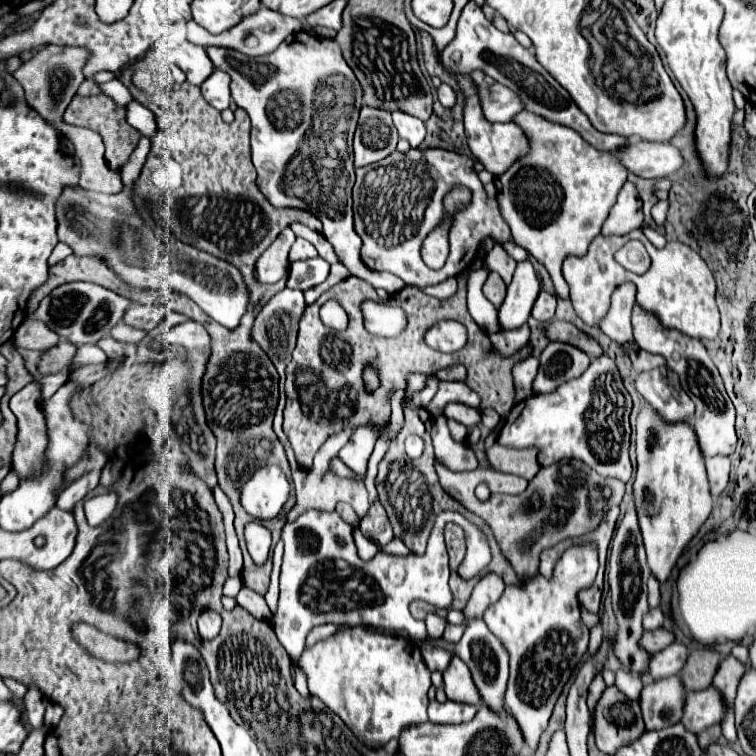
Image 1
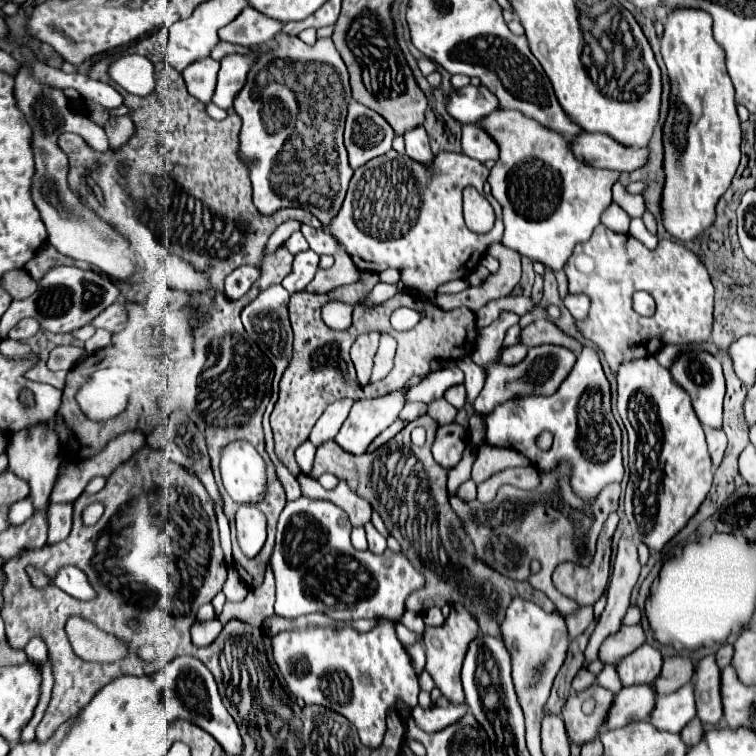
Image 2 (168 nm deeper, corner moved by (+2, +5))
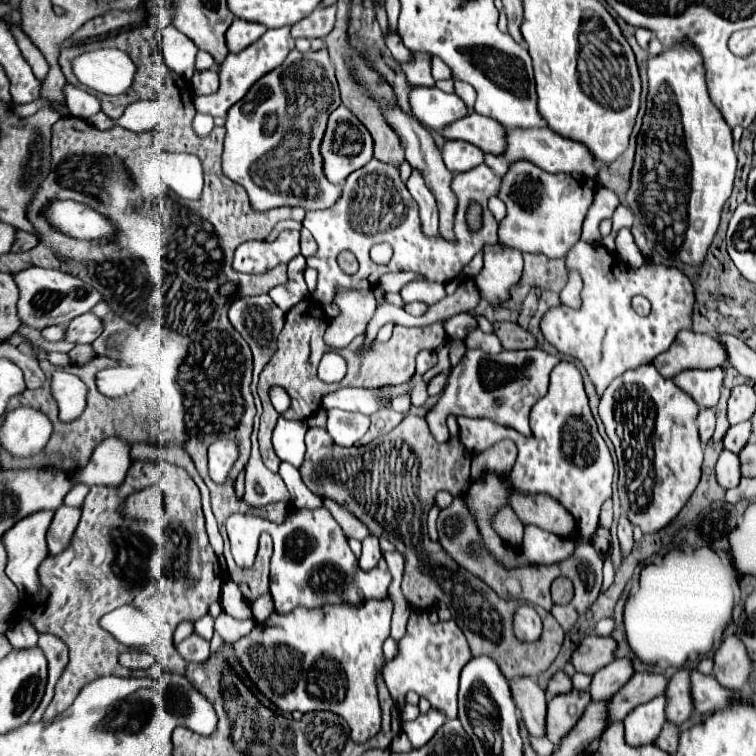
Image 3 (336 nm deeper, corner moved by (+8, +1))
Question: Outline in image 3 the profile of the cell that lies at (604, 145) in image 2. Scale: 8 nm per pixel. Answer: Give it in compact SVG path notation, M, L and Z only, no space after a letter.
M528 128L528 130L510 130L508 132L508 142L506 142L506 150L498 156L494 154L486 154L484 162L498 174L504 176L508 172L508 168L518 162L518 160L528 160L534 166L550 172L550 174L558 174L558 172L576 172L576 174L584 174L584 176L592 176L596 178L598 174L598 166L592 160L592 154L588 152L586 146L582 146L580 142L568 140L568 138L560 138L560 134L552 132L550 128Z

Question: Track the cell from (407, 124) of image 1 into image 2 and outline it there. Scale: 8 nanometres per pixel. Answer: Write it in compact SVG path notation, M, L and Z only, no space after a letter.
M416 126L414 130L406 130L406 154L412 158L412 160L418 160L418 162L426 162L430 164L434 154L430 152L430 144L428 144L428 134L424 130L424 126Z

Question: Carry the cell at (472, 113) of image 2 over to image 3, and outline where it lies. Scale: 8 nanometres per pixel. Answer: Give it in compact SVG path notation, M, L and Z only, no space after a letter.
M412 86L408 100L412 114L436 132L468 114L464 102L456 94L442 92L436 86Z

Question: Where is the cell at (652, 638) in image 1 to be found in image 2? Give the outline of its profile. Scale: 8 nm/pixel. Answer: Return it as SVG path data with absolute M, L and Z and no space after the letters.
M640 624L638 626L622 626L622 630L618 630L616 634L612 634L610 638L604 640L604 644L600 648L600 660L604 664L614 664L614 662L622 660L624 656L632 654L644 642L646 642L646 632Z

